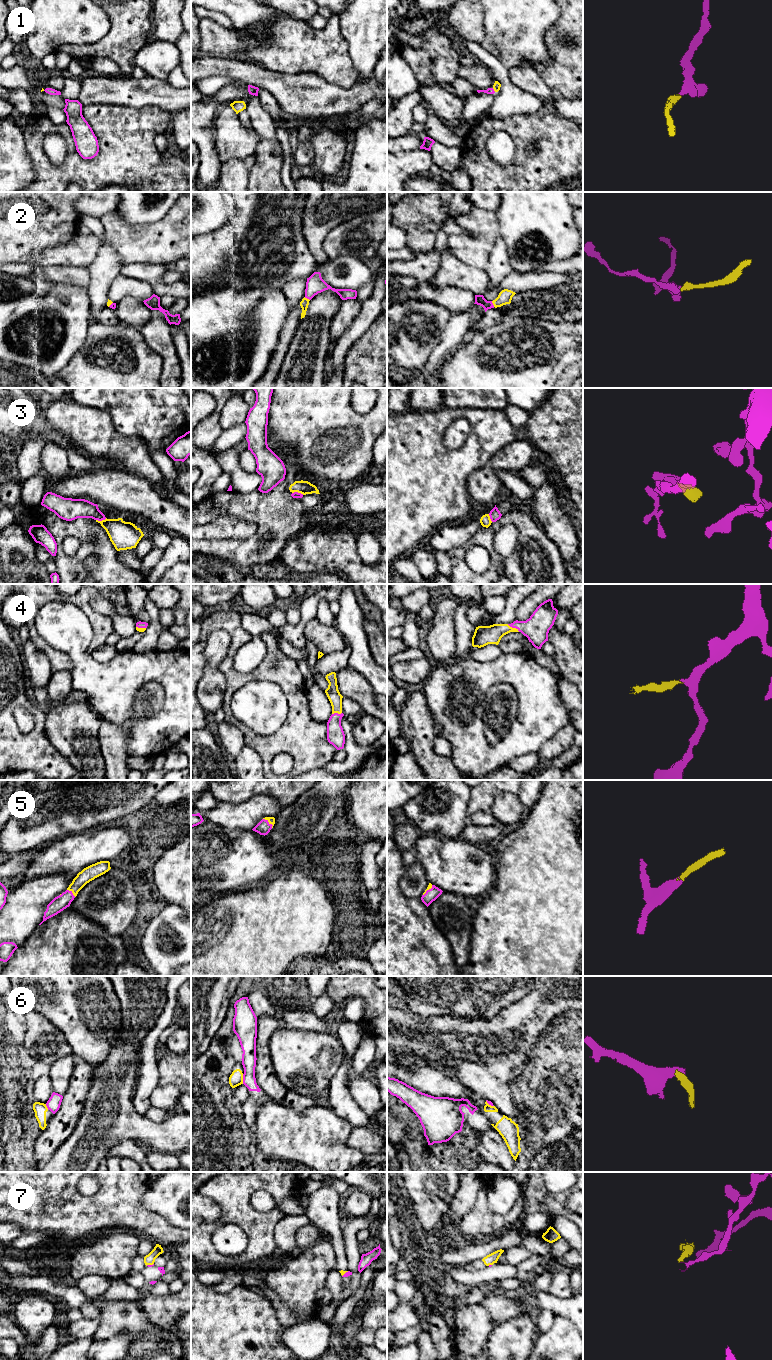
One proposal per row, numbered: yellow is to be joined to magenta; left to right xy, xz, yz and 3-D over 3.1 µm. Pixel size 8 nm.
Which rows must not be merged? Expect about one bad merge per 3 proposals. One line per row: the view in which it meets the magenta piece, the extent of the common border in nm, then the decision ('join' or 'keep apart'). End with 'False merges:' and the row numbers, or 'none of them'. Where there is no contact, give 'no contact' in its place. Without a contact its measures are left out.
1: contact in yz; length 40 nm; join
2: contact in yz; length 50 nm; join
3: contact in xy; length 90 nm; keep apart
4: contact in yz; length 120 nm; join
5: contact in xz; length 110 nm; join
6: contact in xz; length 80 nm; keep apart
7: contact in xy; length 70 nm; keep apart
False merges: 3, 6, 7

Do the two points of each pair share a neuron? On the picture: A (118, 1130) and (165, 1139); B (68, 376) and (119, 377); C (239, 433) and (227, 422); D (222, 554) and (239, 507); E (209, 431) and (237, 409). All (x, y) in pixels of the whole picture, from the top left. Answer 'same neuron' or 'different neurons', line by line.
A: same neuron
B: same neuron
C: different neurons
D: same neuron
E: different neurons

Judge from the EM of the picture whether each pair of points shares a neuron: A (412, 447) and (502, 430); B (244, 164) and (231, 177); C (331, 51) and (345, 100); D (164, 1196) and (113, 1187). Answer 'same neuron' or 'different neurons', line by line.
A: same neuron
B: same neuron
C: different neurons
D: different neurons

